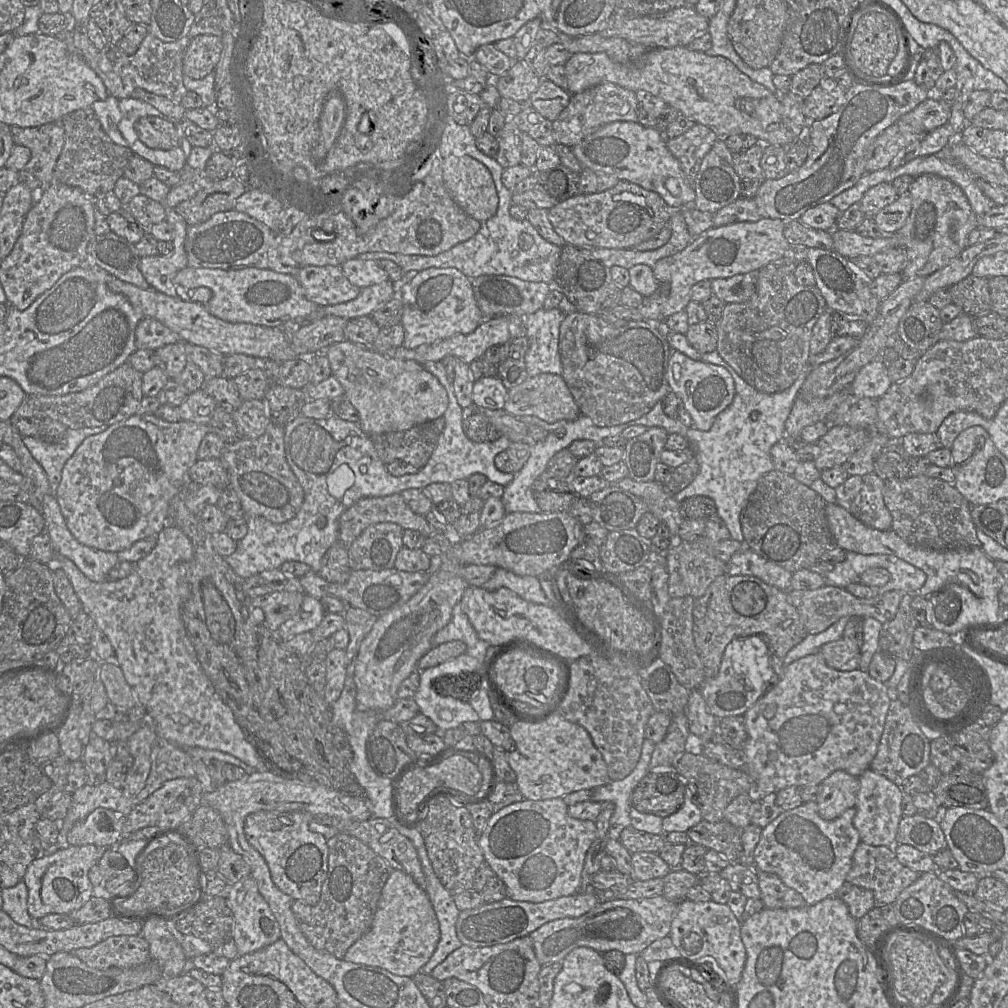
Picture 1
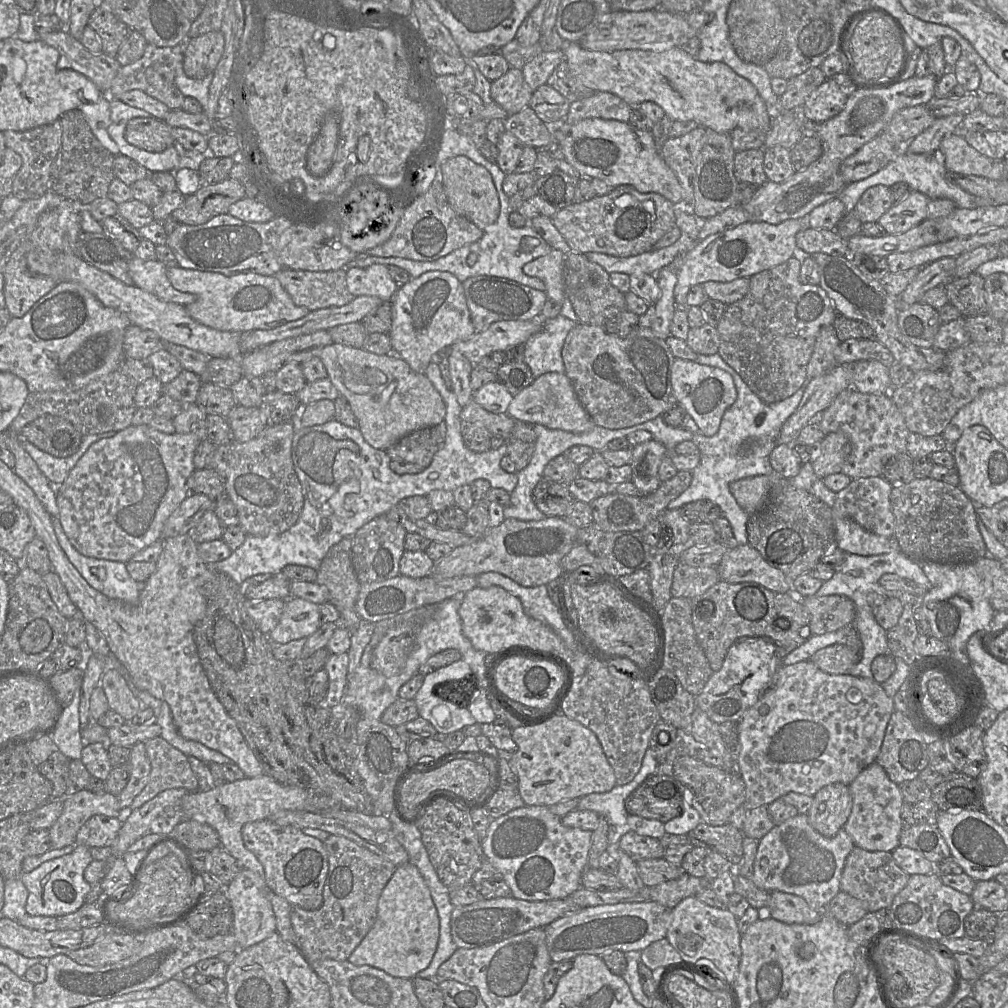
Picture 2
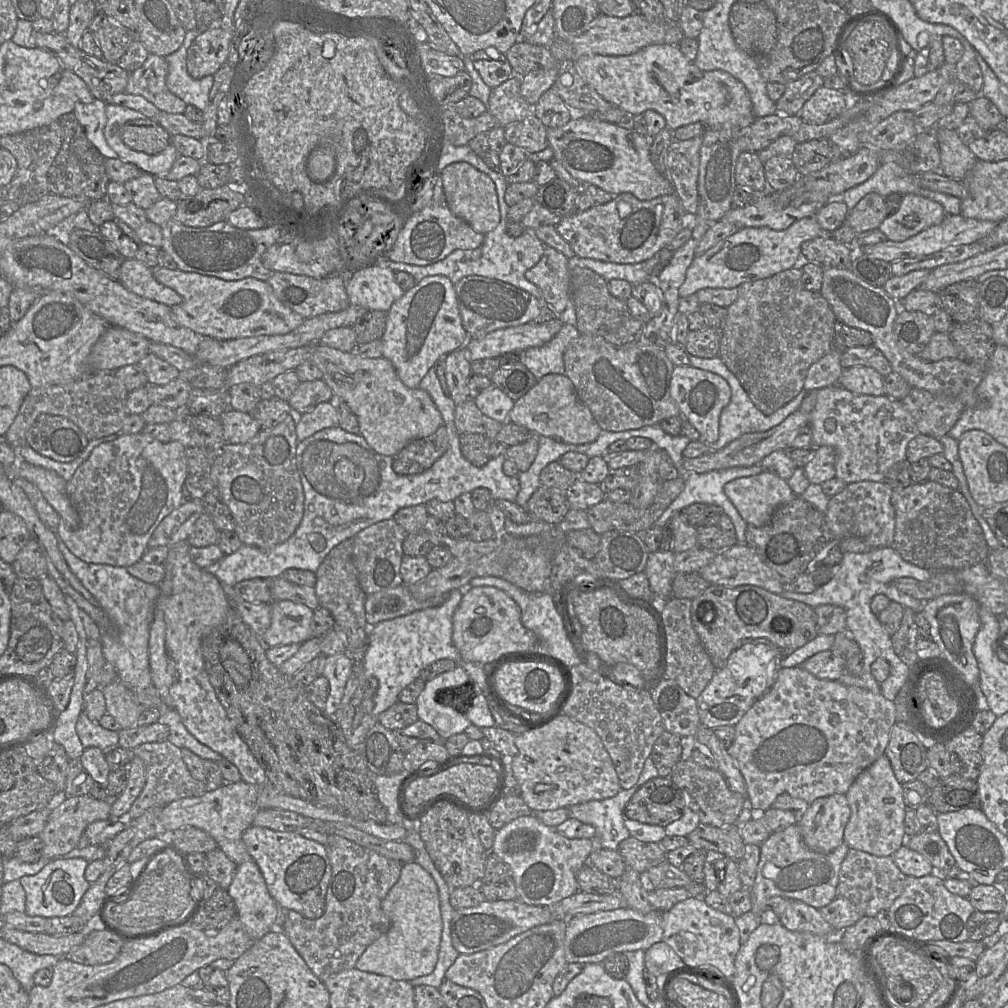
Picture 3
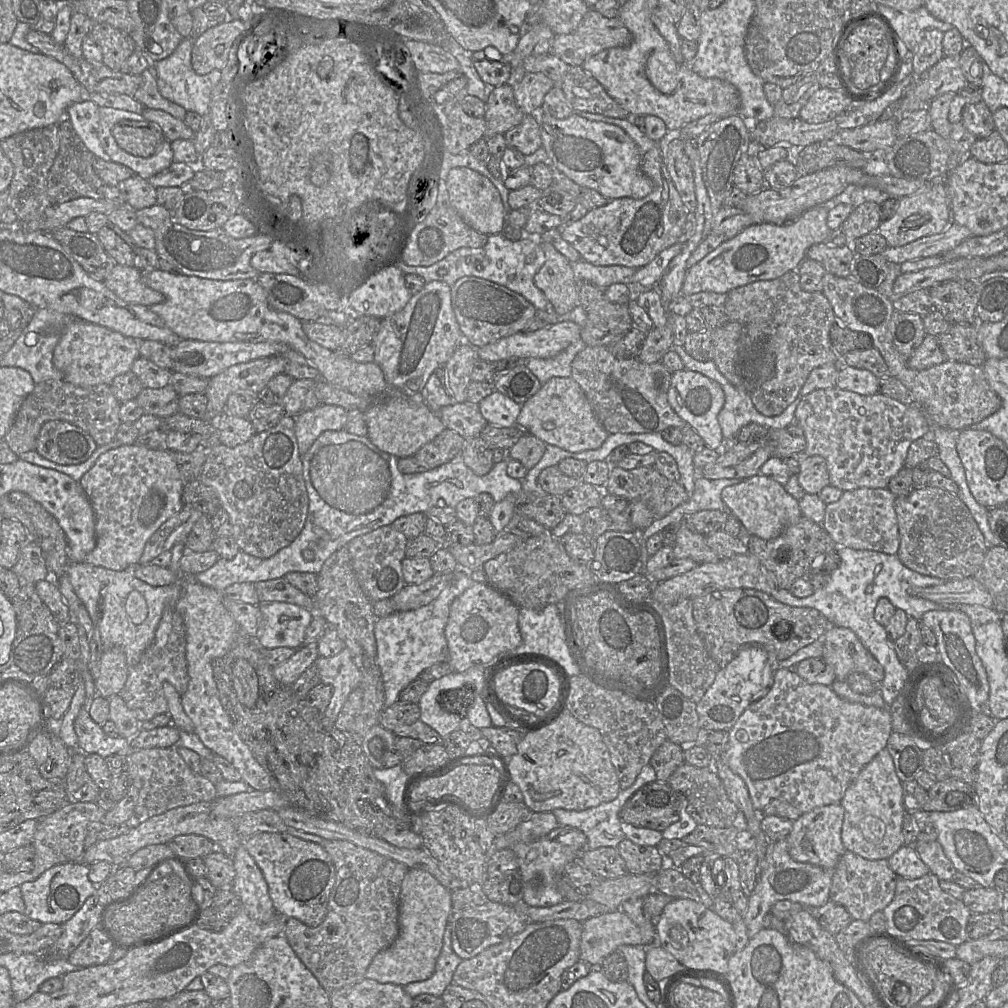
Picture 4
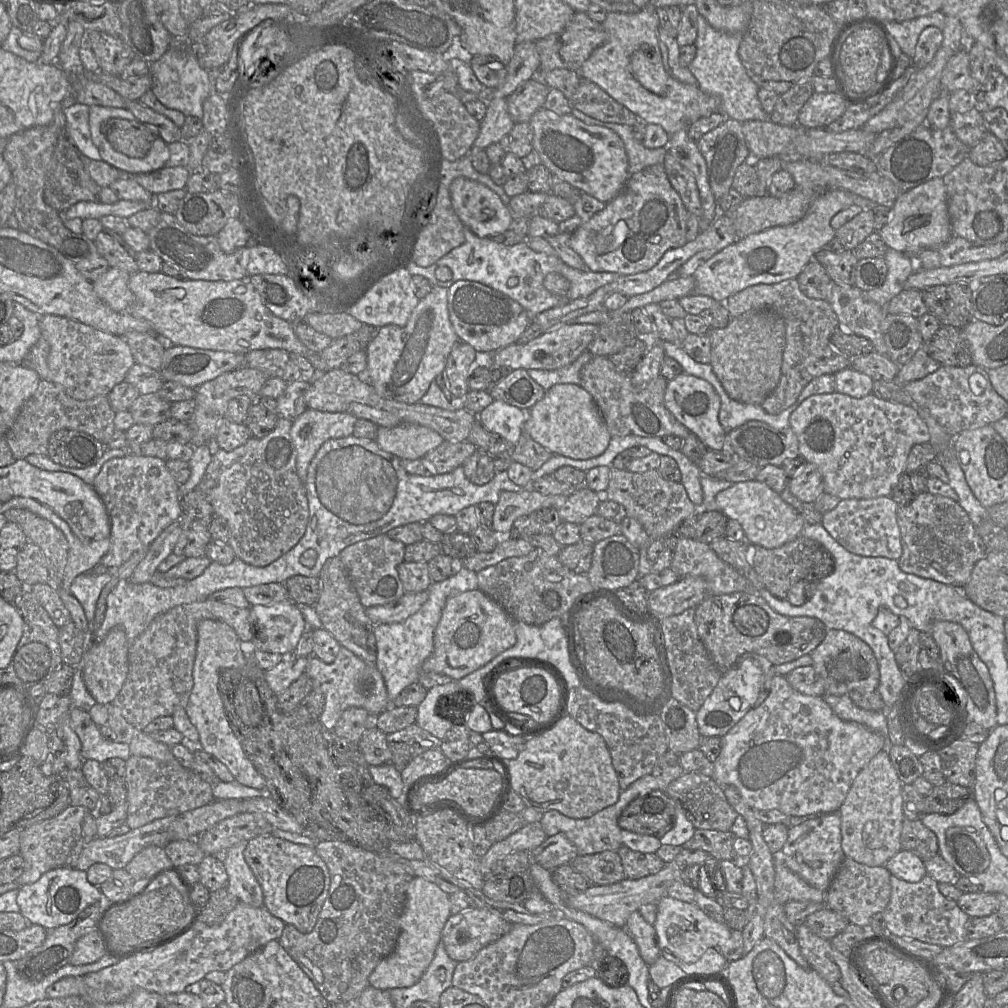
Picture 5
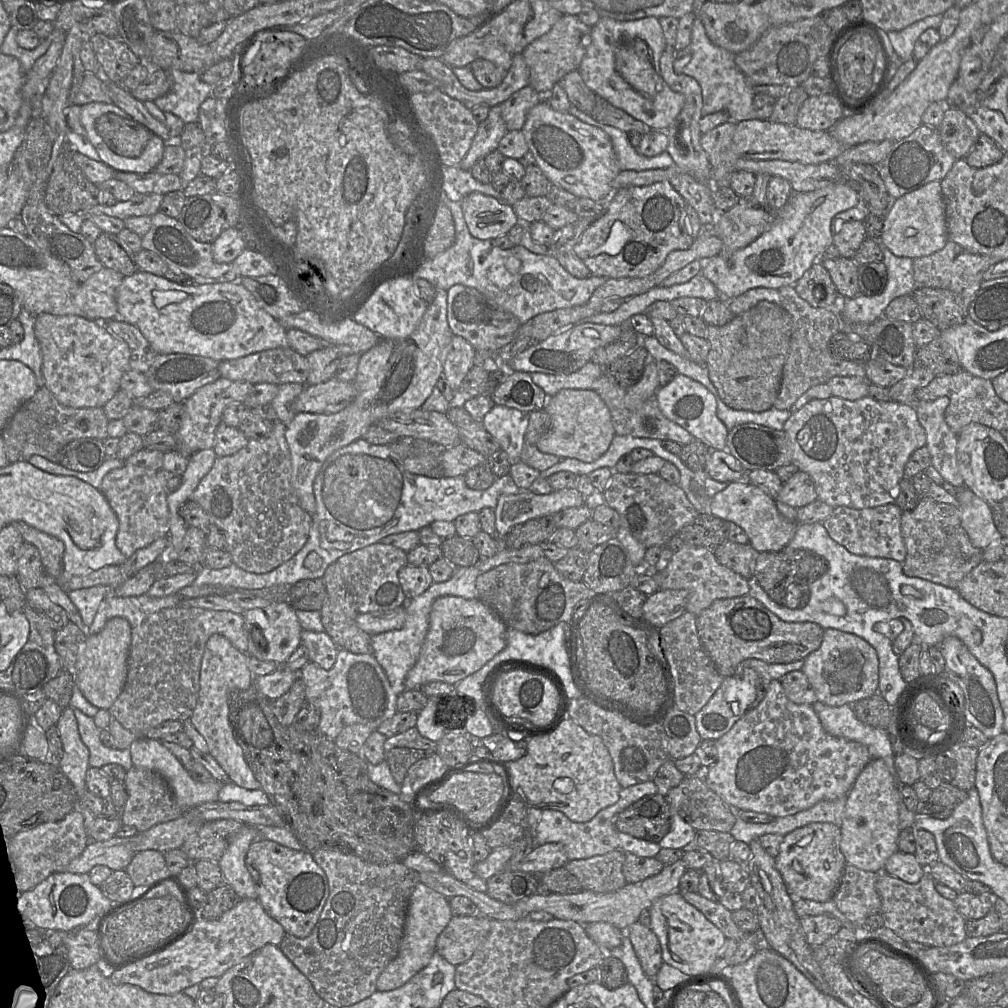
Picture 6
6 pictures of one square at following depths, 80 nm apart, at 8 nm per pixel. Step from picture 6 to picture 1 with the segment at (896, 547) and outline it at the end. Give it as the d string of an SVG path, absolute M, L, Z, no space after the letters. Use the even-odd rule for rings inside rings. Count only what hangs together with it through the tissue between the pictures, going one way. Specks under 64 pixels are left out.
M874 472L849 476L835 488L836 504L869 527L889 530L892 516L884 502L883 487L884 480Z

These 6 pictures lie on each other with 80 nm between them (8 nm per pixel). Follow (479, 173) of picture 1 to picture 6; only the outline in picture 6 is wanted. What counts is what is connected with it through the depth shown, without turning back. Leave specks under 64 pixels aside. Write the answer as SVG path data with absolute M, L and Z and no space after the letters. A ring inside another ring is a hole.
M479 192L463 198L461 208L470 234L480 240L507 235L518 221L511 205Z

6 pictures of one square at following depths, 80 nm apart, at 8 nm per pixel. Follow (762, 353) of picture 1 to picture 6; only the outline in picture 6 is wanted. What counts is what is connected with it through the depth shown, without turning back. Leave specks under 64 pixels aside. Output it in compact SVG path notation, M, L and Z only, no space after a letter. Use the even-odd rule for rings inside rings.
M787 285L779 288L753 288L735 298L732 298L727 303L730 310L737 316L750 310L762 301L771 302L782 307L790 314L792 318L792 332L790 337L789 350L782 370L780 390L772 408L778 410L791 409L796 400L809 388L815 385L825 384L835 376L866 376L865 362L839 358L835 356L829 349L829 341L831 337L838 331L842 330L842 319L836 313L835 305L833 309L813 307L797 294L794 285Z

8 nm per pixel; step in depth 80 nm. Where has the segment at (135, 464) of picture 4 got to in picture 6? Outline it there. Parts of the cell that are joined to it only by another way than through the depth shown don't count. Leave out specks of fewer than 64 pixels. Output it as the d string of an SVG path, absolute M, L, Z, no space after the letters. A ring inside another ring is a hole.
M126 464L104 476L100 491L117 515L119 528L116 535L116 546L127 559L137 550L167 536L170 529L168 493L158 478L157 471Z

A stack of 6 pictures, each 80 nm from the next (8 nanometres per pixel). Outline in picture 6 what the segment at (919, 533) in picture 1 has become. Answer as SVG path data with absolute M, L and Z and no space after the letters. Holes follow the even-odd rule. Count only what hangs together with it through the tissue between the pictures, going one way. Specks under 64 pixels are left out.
M920 495L914 509L902 512L901 534L906 549L902 572L908 577L957 589L958 583L983 561L983 550L972 545L961 525L959 507L935 501L926 495Z

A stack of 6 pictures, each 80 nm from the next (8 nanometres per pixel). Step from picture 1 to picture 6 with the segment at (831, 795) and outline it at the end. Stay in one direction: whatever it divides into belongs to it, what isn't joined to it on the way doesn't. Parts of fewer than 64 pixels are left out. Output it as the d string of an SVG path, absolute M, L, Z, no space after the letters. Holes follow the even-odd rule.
M814 822L788 833L775 857L788 893L794 899L826 902L832 899L842 878L846 859L841 852L841 828L830 822Z

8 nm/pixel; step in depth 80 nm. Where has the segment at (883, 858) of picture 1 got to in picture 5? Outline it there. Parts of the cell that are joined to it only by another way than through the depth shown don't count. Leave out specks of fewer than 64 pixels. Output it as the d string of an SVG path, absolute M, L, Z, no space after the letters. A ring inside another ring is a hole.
M845 857L833 878L825 899L825 907L844 916L850 924L867 928L871 917L883 912L891 894L890 872L884 866L870 867Z

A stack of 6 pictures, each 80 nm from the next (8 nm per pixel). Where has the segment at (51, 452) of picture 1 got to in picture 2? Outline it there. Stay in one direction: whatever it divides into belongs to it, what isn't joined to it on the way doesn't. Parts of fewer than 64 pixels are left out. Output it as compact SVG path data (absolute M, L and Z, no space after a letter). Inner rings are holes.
M107 431L83 436L78 450L73 455L66 458L54 457L44 451L41 451L27 440L24 440L22 445L50 483L54 486L59 486L65 481L71 469L88 450L91 444L102 438L114 436L115 433L116 431Z

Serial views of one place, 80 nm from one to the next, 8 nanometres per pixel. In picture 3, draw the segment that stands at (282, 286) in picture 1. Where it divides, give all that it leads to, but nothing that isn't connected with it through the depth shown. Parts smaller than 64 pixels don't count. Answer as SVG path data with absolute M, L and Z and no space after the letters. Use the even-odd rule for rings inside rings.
M156 266L154 278L177 292L182 301L171 307L174 320L202 336L218 340L287 334L300 326L303 316L282 304L267 281L253 277L225 281L217 277Z

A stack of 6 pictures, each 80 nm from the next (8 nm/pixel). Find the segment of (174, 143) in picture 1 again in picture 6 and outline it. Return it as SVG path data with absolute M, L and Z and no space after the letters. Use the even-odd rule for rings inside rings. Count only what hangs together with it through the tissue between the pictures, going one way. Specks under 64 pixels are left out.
M111 112L101 115L95 127L111 151L128 158L138 158L154 136L144 124Z

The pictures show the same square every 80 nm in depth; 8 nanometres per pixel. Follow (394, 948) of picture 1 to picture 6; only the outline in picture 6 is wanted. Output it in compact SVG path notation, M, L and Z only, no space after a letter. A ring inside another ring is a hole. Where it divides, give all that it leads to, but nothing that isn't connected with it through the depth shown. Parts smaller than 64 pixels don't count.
M423 882L418 883L409 901L404 935L398 954L379 975L376 983L377 991L398 989L423 970L436 952L436 942L439 935L453 916L448 898L432 890Z

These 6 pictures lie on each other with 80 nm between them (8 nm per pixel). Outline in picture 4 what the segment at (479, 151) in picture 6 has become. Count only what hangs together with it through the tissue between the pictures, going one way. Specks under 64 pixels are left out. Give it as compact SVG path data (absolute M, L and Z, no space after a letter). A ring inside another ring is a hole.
M506 83L495 87L490 93L486 102L486 131L484 139L505 134L508 130L519 125L525 114L517 106L514 98L513 83Z

